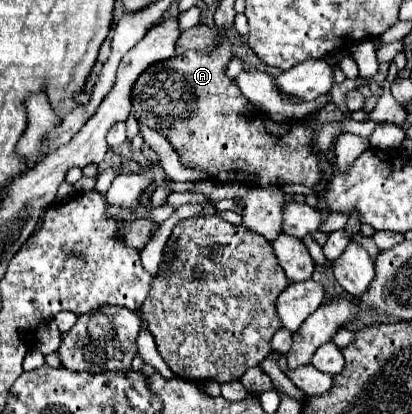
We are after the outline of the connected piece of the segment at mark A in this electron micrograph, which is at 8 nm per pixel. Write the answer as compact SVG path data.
M225 41L209 55L189 51L183 57L173 57L149 67L139 77L139 83L135 83L135 119L167 135L167 141L179 153L183 165L203 169L209 179L217 179L219 183L241 181L263 187L283 187L293 183L305 187L317 185L321 179L319 159L333 163L335 153L317 153L313 141L321 125L343 121L341 109L335 103L325 105L317 115L317 121L297 121L297 133L293 125L279 125L265 117L249 119L239 115L247 107L247 99L225 75L231 51L231 43Z

